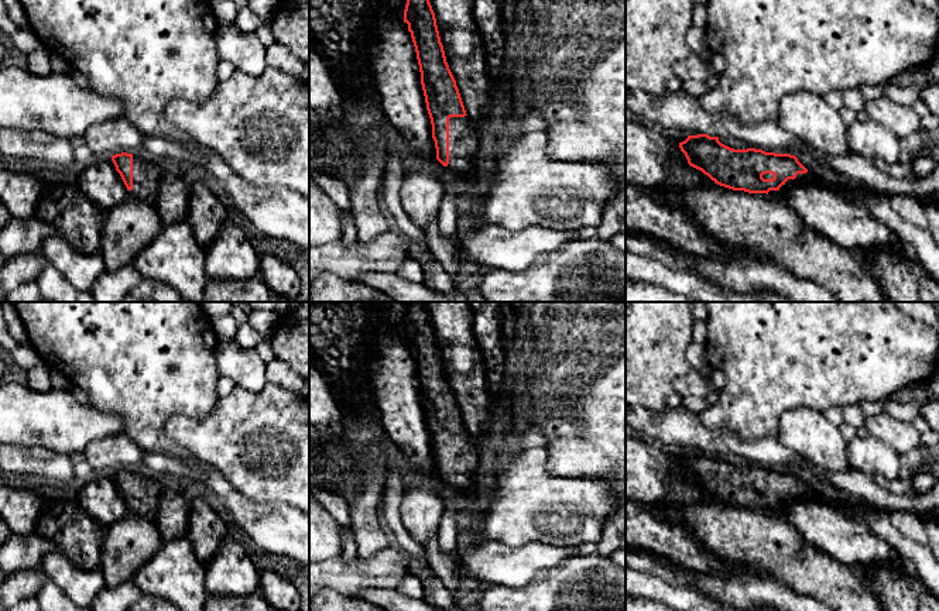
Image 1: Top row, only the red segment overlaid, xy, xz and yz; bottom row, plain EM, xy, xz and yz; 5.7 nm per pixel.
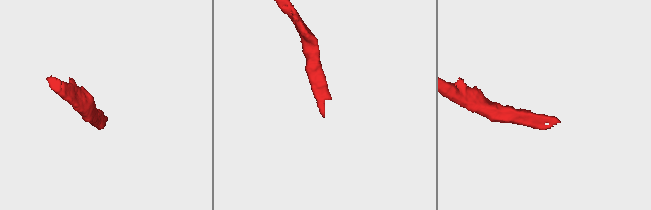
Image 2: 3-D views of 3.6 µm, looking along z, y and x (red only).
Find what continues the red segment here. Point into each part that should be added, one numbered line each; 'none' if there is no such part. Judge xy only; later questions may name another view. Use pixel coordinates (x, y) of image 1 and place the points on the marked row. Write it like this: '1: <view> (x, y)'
1: xy (147, 174)

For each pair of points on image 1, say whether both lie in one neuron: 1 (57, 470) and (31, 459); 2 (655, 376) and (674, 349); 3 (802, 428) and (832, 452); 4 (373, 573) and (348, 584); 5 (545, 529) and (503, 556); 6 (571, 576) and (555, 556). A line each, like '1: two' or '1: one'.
1: one
2: one
3: one
4: one
5: two
6: two

